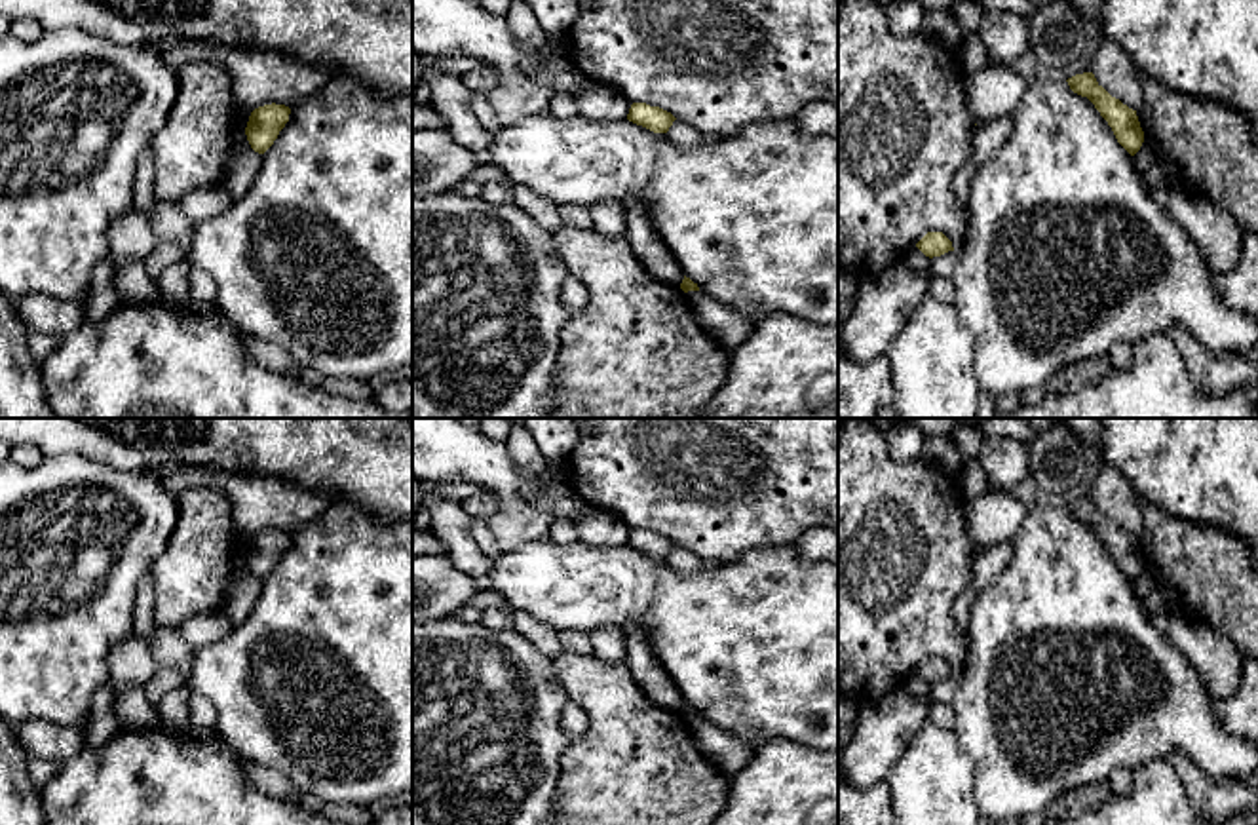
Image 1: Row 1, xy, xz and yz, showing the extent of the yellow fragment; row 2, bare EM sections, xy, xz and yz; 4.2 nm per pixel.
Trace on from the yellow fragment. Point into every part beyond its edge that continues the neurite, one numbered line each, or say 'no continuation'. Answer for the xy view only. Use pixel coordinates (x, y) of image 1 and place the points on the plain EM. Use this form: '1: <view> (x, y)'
no continuation

